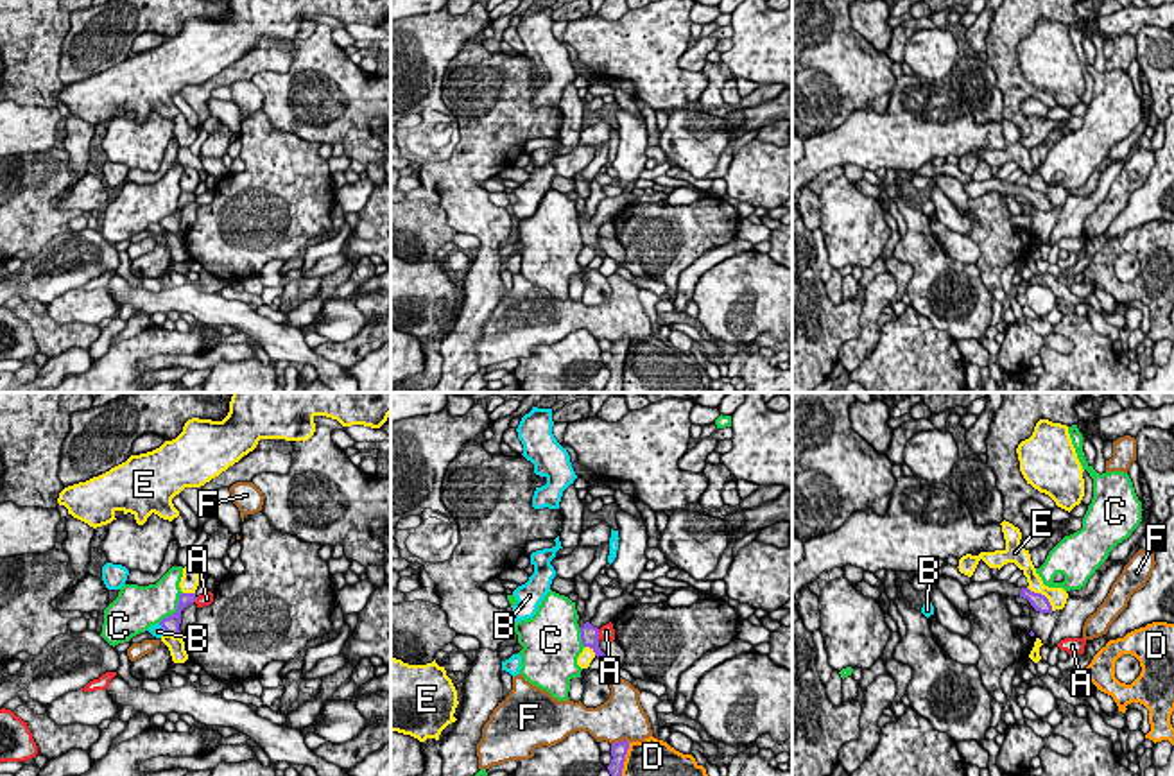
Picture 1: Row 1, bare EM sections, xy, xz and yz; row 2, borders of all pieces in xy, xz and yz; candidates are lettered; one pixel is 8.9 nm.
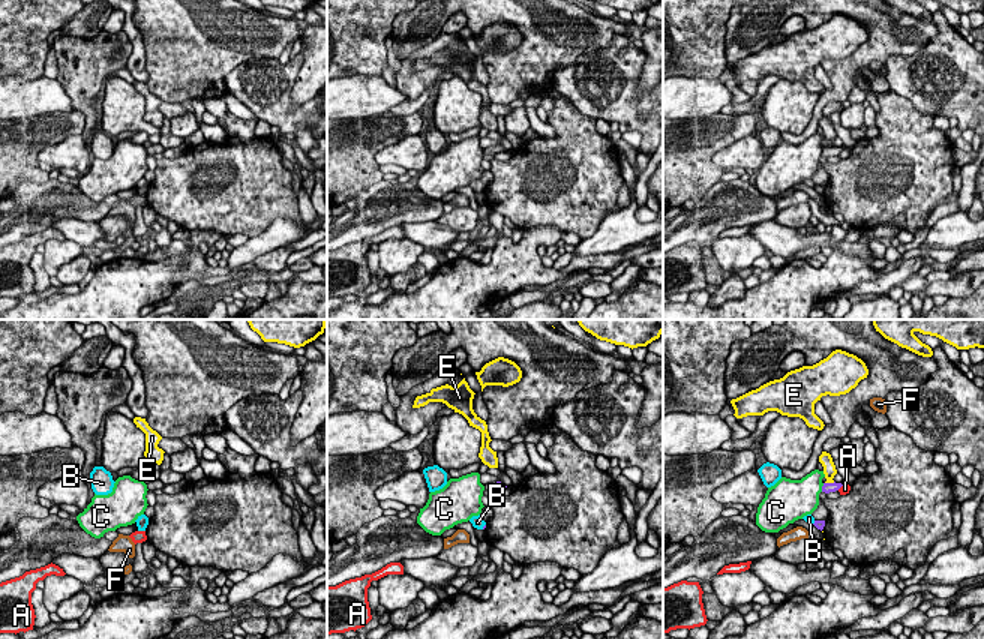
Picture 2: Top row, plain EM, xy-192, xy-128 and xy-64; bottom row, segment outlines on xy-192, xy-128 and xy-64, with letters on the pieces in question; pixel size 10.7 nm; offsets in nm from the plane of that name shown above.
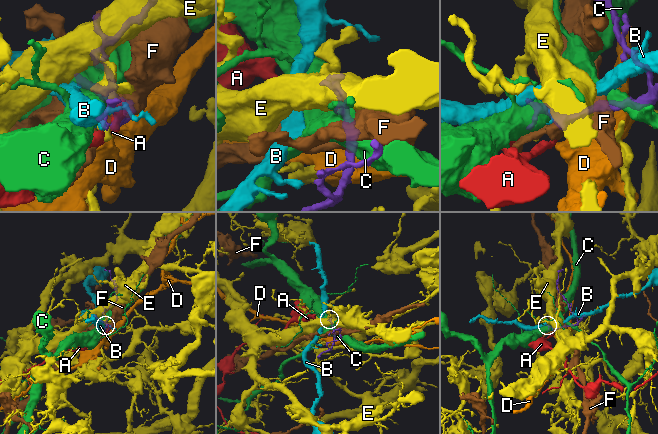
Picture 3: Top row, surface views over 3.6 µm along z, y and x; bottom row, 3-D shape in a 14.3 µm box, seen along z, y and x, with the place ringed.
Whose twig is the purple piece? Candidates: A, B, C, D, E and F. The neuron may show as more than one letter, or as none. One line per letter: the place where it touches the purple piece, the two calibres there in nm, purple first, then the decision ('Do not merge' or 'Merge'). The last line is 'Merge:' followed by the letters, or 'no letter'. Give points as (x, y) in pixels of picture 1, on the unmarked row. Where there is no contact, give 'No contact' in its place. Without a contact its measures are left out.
A: Touches purple at xz (597, 233). Thickness 160 nm (purple) against 130 nm. Do not merge
B: Touches purple at xy (164, 226). Thickness 160 nm (purple) against 120 nm. Do not merge
C: Touches purple at xy (178, 208). Thickness 160 nm (purple) against 340 nm. Do not merge
D: Touches purple at xz (622, 366). Thickness 160 nm (purple) against 500 nm. Do not merge
E: Touches purple at yz (1044, 194). Thickness 160 nm (purple) against 160 nm. Do not merge
F: Touches purple at xz (619, 341). Thickness 140 nm (purple) against 400 nm. Do not merge
Merge: no letter

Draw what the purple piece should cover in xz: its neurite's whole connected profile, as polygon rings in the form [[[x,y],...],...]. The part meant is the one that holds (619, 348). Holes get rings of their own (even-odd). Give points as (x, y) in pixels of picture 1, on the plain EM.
[[[627,339],[611,342],[611,355],[613,357],[611,357],[611,362],[608,364],[611,376],[609,376],[609,382],[602,392],[622,392],[622,385],[624,385],[622,367],[624,367],[627,348],[629,348]]]

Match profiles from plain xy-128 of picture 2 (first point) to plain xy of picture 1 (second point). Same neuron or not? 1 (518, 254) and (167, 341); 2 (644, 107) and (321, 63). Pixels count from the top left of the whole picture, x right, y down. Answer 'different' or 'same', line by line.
1: same
2: same

